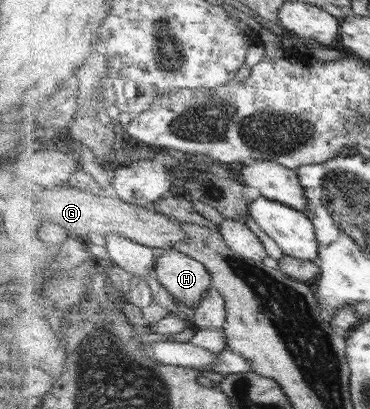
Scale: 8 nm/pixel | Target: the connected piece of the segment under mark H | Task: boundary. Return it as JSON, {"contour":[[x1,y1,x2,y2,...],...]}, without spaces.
{"contour":[[170,249,156,261,154,272,159,283,181,307,196,309,206,290,214,287,208,268,192,256]]}

